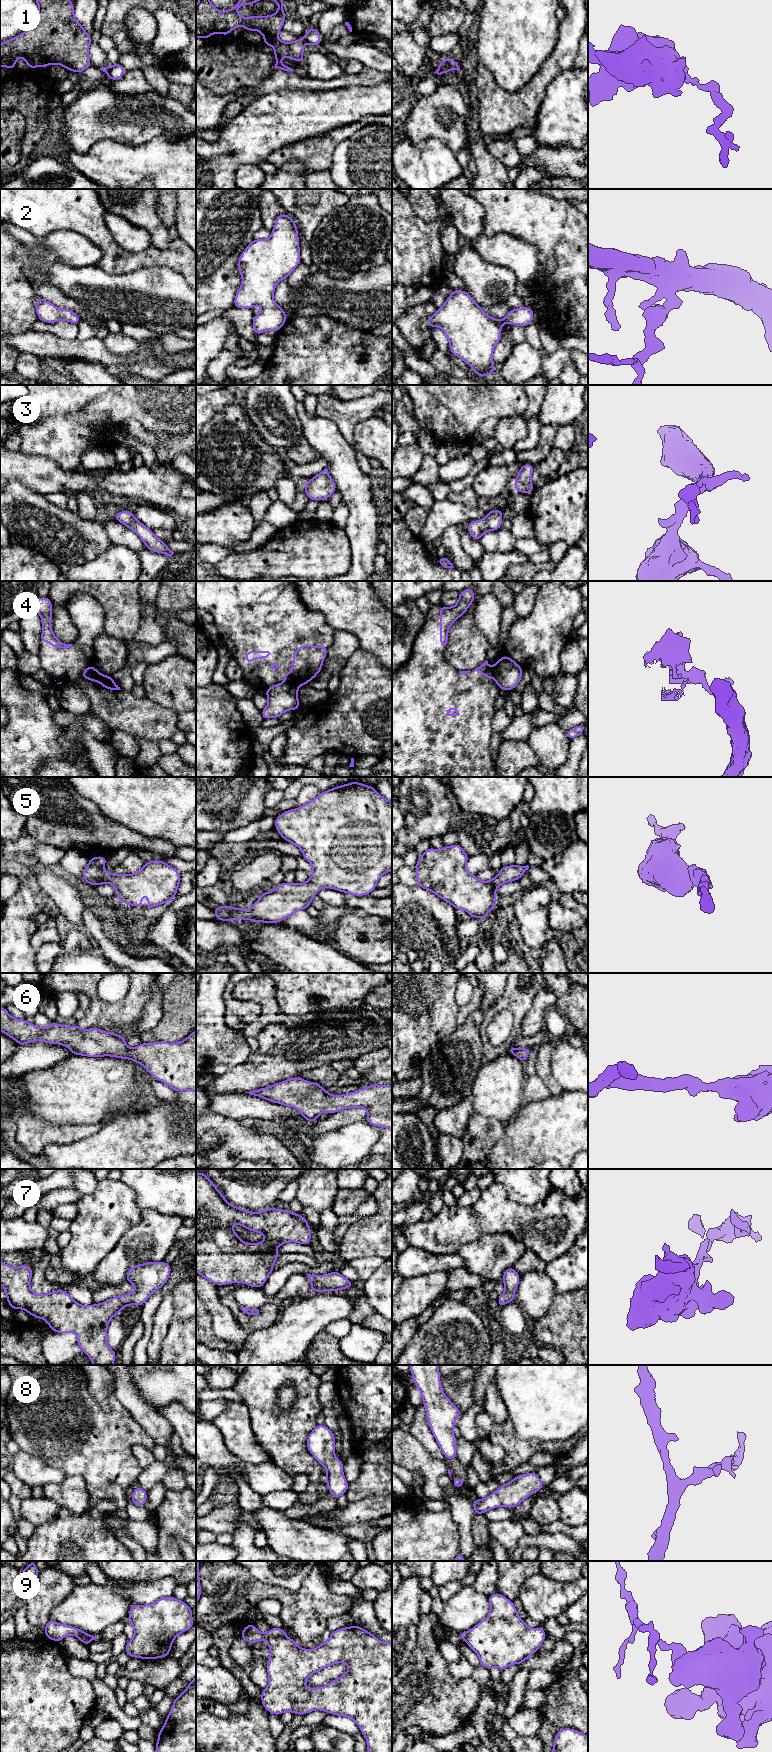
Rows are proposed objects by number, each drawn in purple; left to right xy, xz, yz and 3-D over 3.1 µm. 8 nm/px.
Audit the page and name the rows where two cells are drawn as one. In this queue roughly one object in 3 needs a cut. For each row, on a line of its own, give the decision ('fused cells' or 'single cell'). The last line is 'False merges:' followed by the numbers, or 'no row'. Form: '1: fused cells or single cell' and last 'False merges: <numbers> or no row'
1: fused cells
2: single cell
3: single cell
4: fused cells
5: single cell
6: single cell
7: single cell
8: single cell
9: fused cells
False merges: 1, 4, 9

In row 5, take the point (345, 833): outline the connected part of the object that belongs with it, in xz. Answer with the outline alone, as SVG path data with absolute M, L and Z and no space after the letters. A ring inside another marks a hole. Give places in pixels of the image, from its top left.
M350 782L345 785L322 791L316 798L296 809L290 809L275 818L275 829L286 840L297 846L303 858L313 867L313 873L306 883L279 884L273 891L262 892L261 897L249 910L235 909L231 905L214 908L218 920L251 920L253 922L279 923L284 918L311 905L312 899L322 888L330 888L354 896L371 893L385 873L392 871L392 802L382 797L373 786Z

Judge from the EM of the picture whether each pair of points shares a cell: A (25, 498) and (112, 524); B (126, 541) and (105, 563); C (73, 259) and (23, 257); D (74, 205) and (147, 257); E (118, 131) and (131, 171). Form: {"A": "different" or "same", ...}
{"A": "different", "B": "different", "C": "different", "D": "same", "E": "different"}

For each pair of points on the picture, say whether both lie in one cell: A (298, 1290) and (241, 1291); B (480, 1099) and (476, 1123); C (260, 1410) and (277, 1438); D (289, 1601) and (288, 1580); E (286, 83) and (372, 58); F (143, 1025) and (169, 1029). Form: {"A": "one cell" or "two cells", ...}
{"A": "one cell", "B": "two cells", "C": "one cell", "D": "two cells", "E": "two cells", "F": "two cells"}

